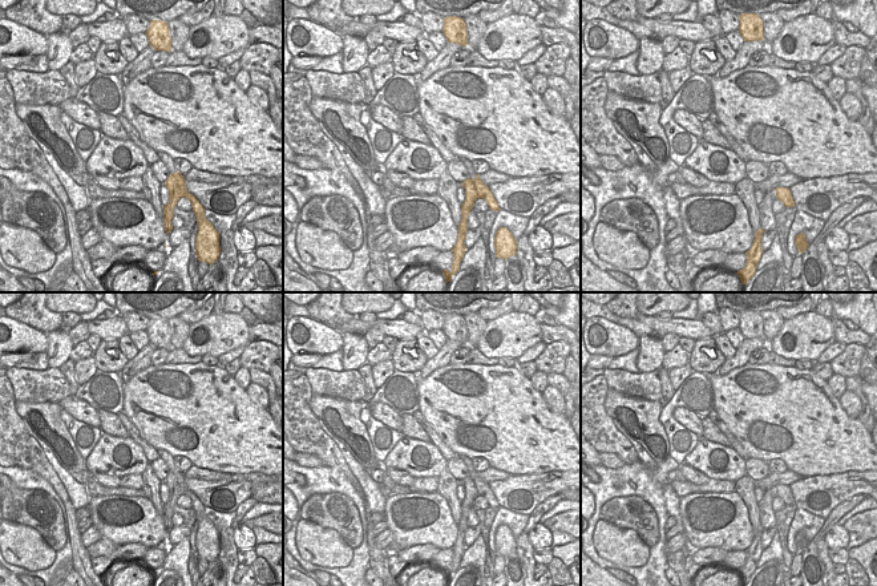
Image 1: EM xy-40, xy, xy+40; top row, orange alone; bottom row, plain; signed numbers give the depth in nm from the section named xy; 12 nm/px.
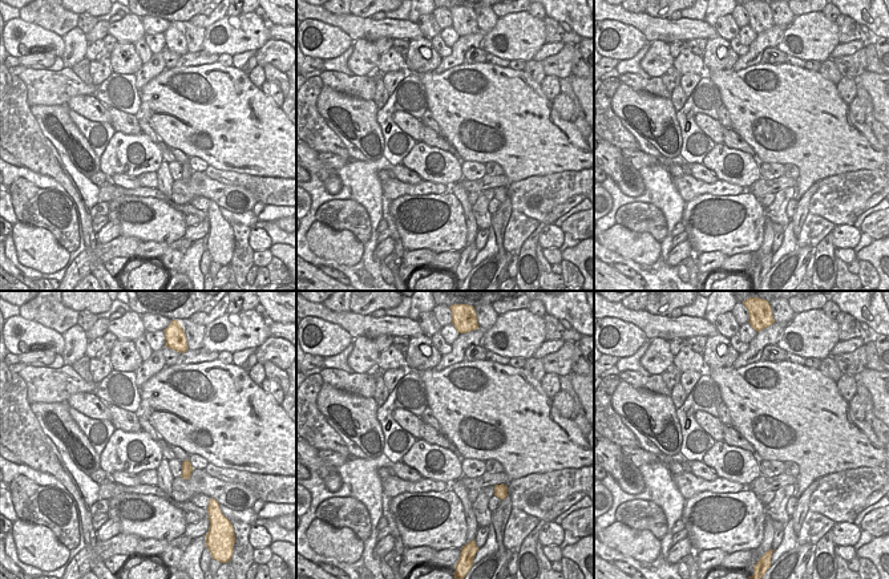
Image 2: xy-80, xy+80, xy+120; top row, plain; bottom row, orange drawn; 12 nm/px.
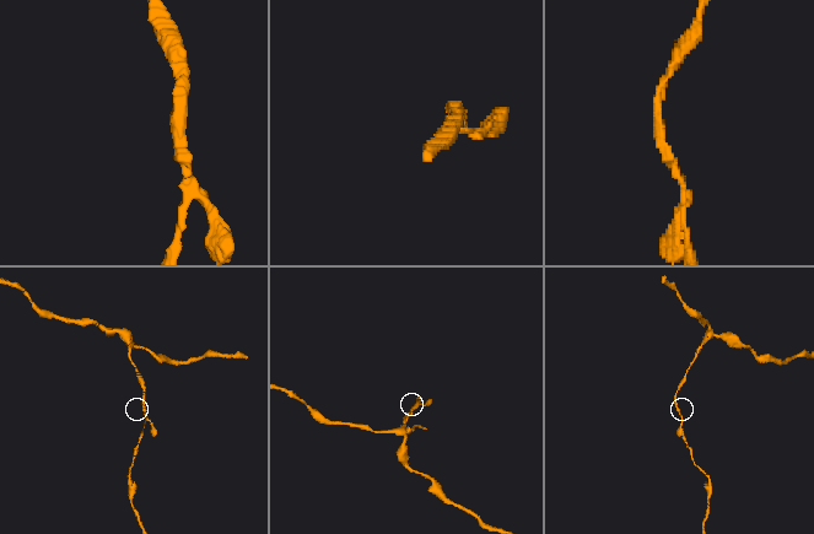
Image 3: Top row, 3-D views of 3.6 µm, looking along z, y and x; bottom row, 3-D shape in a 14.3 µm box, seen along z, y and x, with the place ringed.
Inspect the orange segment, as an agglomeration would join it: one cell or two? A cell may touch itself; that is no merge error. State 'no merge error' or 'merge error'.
merge error

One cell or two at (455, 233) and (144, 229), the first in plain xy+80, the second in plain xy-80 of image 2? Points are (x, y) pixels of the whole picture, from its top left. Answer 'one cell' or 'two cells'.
one cell

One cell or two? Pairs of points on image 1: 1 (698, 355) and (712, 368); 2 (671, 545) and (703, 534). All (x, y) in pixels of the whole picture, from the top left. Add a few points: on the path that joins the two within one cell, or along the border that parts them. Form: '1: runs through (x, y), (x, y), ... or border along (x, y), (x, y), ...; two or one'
1: runs through (702, 359), (708, 366); one
2: border along (683, 530), (687, 542); two

